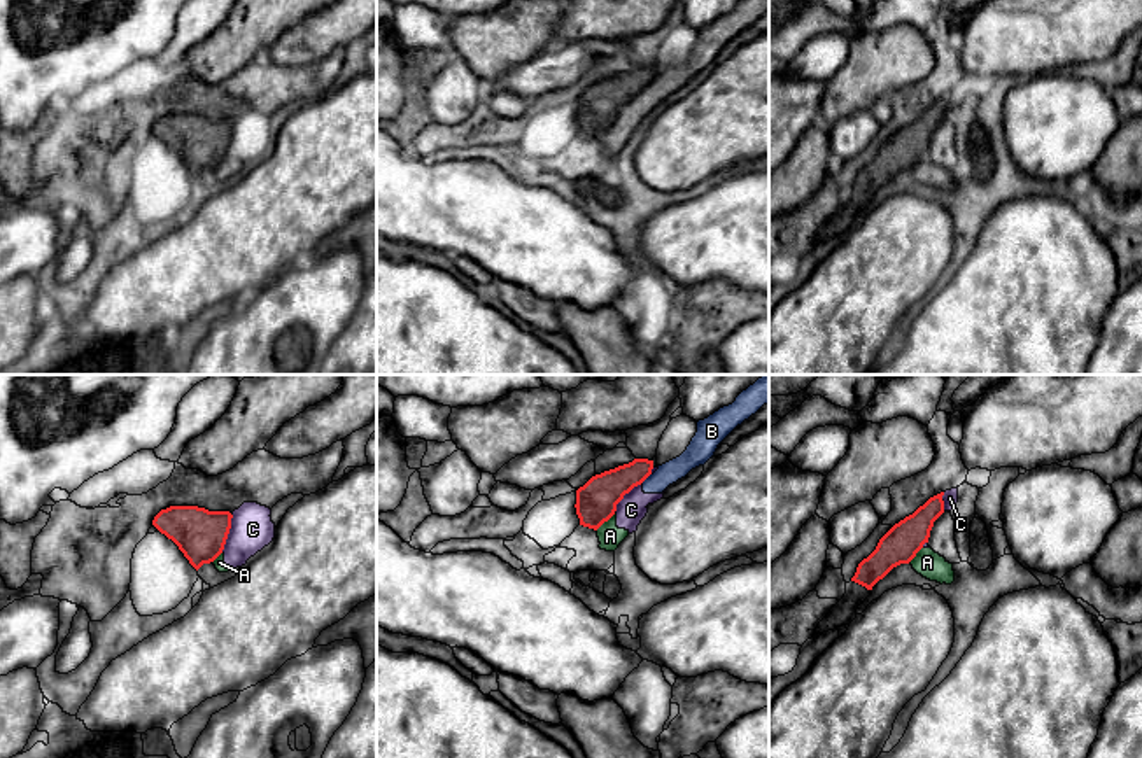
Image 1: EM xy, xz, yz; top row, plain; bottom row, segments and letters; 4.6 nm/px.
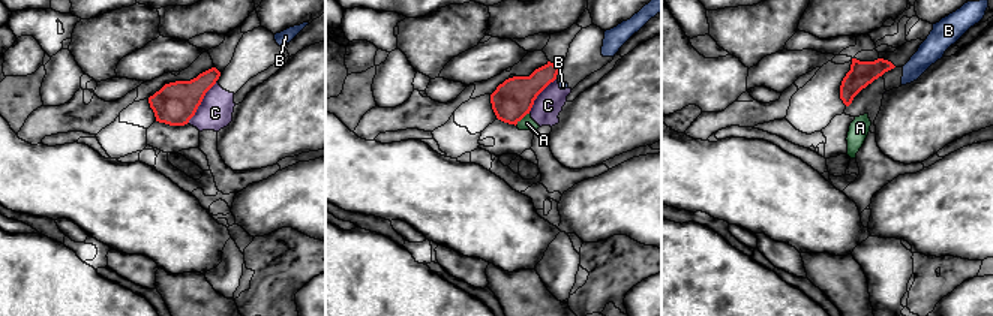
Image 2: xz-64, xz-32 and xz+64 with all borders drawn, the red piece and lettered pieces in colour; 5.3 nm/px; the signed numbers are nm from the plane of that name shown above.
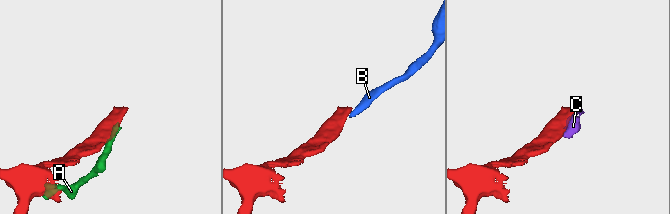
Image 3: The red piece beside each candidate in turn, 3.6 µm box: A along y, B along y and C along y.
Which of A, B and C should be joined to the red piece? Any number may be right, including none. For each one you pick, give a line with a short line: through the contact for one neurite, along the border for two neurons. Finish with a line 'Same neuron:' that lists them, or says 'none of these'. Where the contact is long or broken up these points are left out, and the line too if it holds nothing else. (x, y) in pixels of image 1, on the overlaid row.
Same neuron: none of these

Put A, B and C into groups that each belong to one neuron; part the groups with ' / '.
A B C

